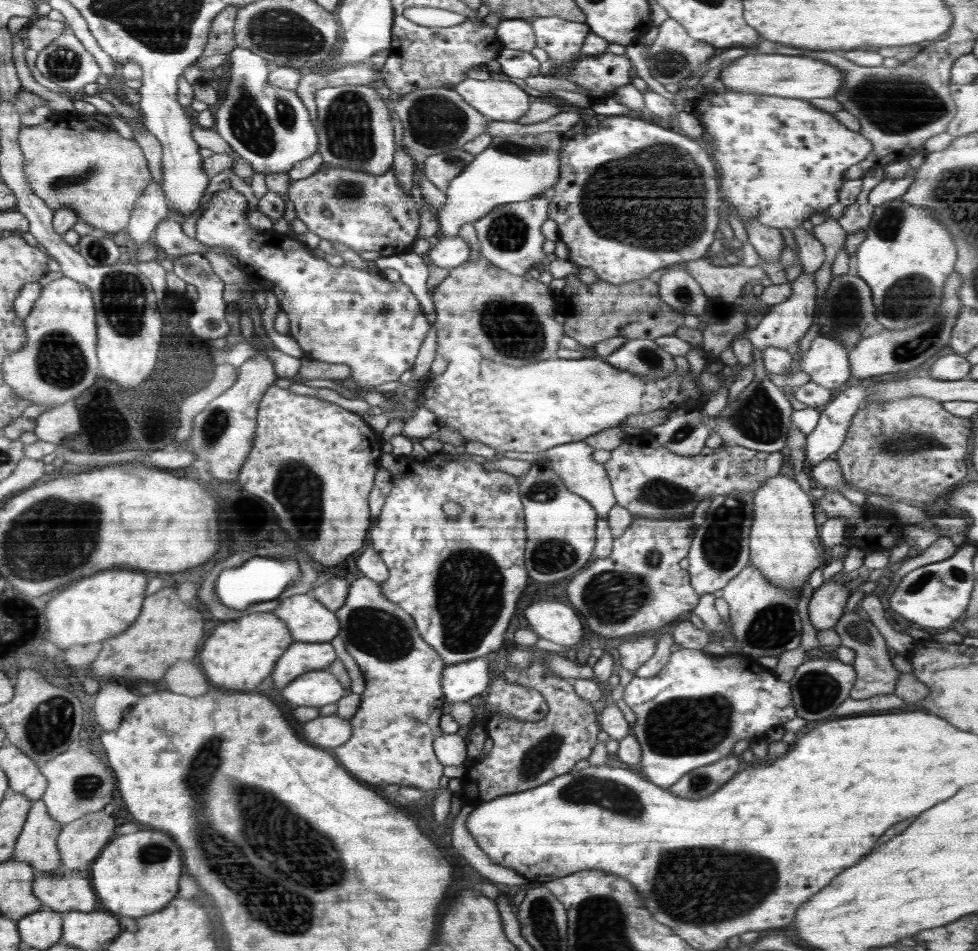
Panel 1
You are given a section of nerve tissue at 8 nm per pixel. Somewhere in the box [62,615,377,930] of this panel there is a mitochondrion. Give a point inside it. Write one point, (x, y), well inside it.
(87, 786)

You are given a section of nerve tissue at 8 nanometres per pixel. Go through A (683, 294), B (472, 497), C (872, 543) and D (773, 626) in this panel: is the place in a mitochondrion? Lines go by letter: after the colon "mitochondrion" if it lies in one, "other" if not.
A: mitochondrion
B: other
C: other
D: mitochondrion

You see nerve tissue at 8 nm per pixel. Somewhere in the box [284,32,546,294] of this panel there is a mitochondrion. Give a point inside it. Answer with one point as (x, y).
(350, 135)

